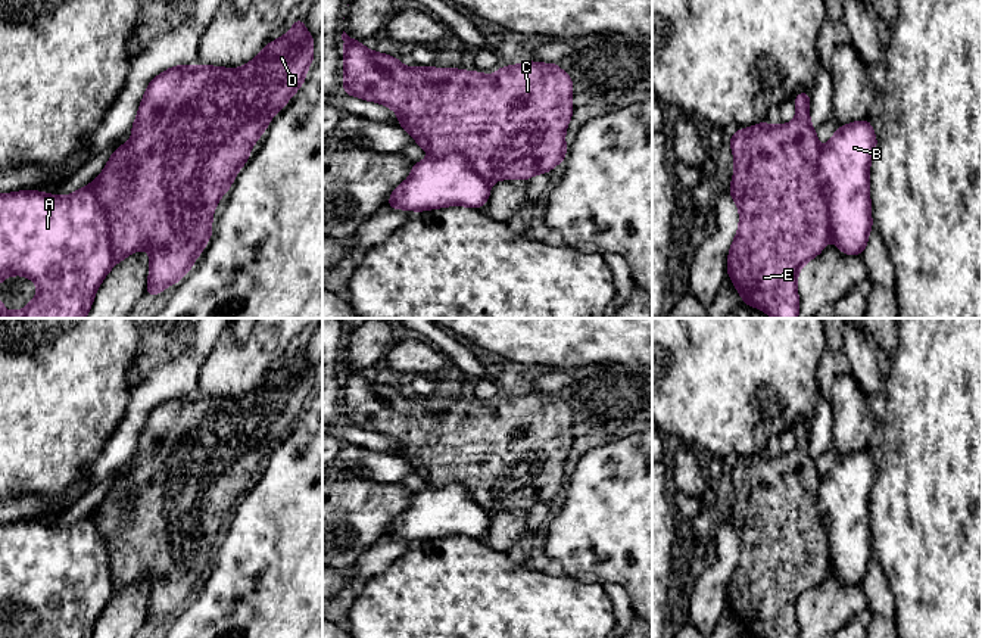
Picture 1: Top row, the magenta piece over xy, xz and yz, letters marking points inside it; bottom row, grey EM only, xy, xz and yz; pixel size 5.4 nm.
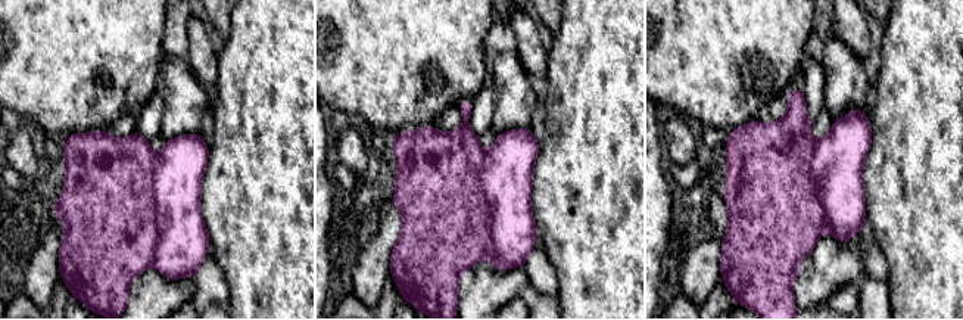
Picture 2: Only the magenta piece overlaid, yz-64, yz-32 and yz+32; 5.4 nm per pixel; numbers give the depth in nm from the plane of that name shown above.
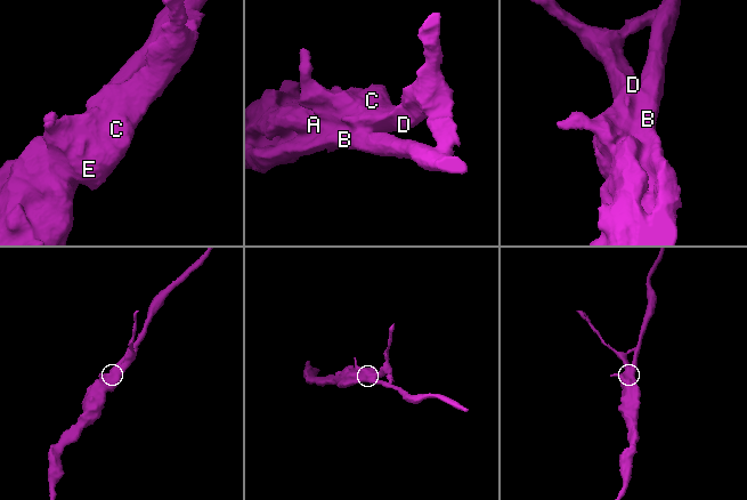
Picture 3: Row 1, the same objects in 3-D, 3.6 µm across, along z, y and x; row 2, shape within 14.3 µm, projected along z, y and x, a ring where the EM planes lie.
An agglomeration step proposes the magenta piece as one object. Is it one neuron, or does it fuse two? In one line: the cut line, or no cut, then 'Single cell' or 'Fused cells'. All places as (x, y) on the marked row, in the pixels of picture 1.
Split along yz (820, 148), (817, 179), (828, 205), (831, 236). Fused cells

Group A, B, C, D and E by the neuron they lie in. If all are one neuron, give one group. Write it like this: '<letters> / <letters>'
A B / C D E

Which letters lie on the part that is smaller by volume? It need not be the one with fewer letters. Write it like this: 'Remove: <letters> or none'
Remove: C, D, E

